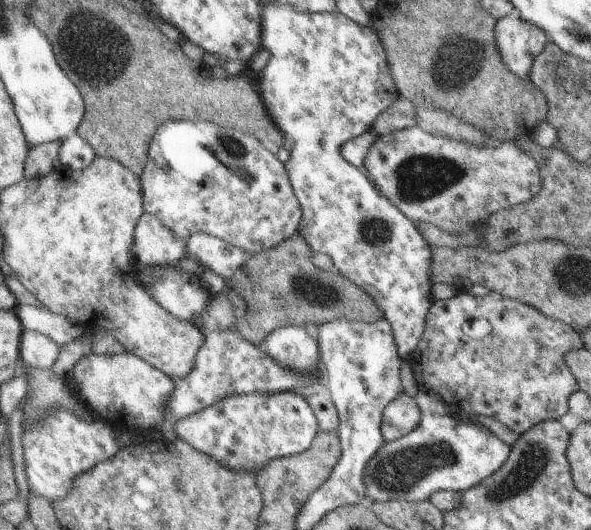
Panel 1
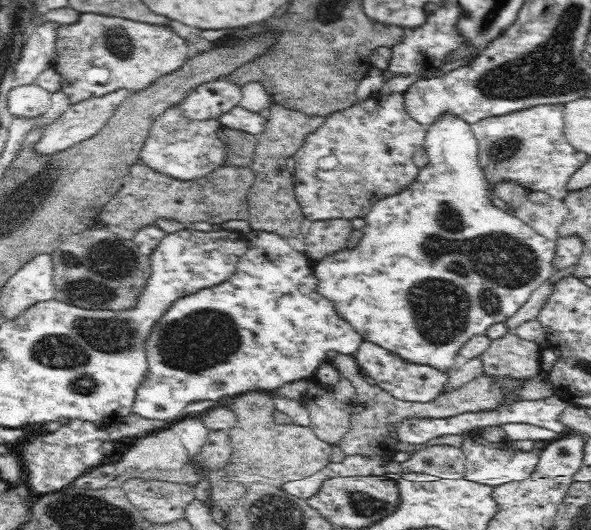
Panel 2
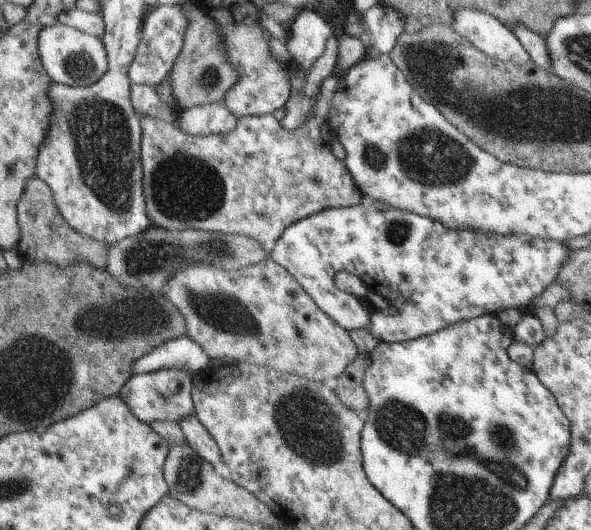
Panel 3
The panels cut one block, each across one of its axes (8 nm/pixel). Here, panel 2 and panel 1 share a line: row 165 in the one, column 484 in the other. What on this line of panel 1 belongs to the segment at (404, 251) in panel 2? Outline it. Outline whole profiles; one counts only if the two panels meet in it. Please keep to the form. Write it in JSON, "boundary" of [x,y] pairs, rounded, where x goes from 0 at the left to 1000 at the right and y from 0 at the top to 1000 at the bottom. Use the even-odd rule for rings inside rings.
{"boundary":[[[707,732],[702,758],[712,775],[712,800],[687,825],[653,836],[623,872],[618,885],[618,917],[623,951],[629,945],[723,945],[734,925],[775,930],[805,919],[814,908],[831,900],[851,883],[866,855],[866,838],[846,828],[836,813],[826,811],[816,798],[773,796],[766,787],[770,768],[761,768],[736,738]]]}

